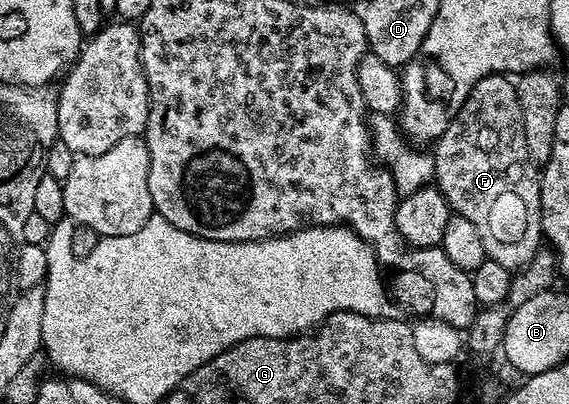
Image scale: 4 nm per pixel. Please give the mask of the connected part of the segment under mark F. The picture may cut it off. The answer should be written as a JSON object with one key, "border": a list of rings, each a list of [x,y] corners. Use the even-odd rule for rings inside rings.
{"border":[[[487,75],[474,85],[458,113],[449,121],[442,137],[434,144],[436,167],[434,183],[453,212],[478,229],[482,237],[485,256],[515,273],[525,267],[542,246],[540,230],[540,181],[537,164],[527,155],[526,138],[523,133],[522,110],[516,96],[516,84],[504,75]]]}

